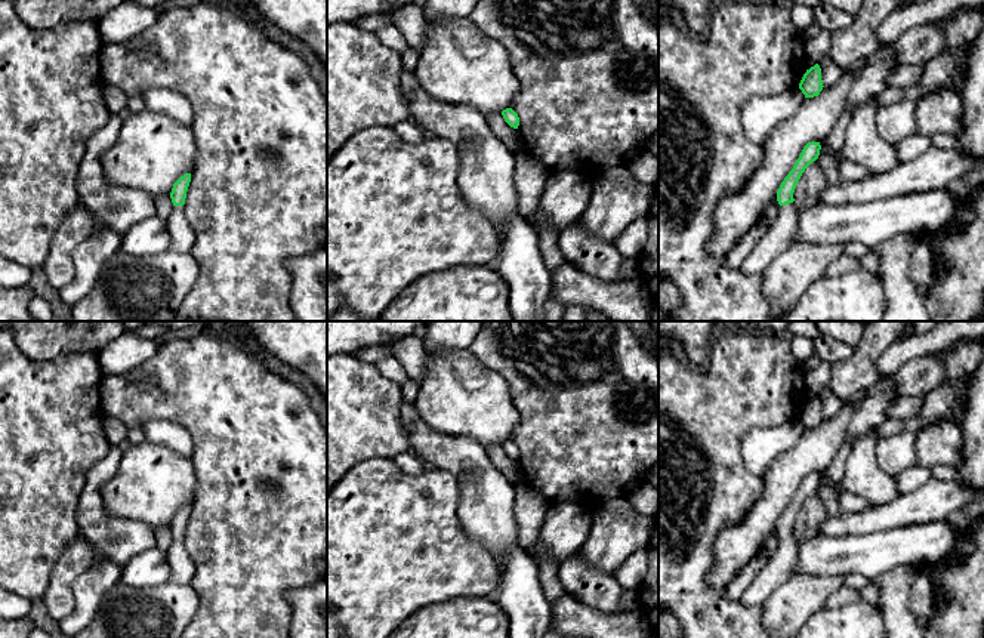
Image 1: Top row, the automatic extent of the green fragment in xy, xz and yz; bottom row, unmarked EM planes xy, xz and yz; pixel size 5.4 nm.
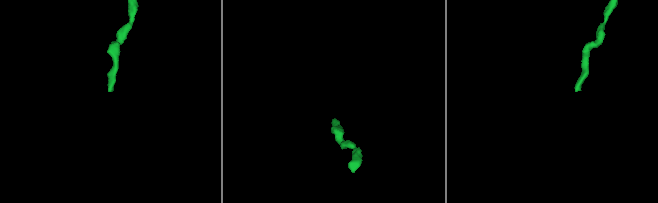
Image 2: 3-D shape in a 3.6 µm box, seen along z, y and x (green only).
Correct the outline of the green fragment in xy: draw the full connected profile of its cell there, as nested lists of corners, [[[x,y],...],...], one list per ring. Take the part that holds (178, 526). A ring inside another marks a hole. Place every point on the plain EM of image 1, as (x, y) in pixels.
[[[191,505],[181,508],[172,520],[170,530],[173,534],[173,543],[169,548],[167,560],[170,564],[170,579],[175,583],[191,583],[195,567],[189,554],[186,552],[182,537],[185,536],[186,523],[191,514]]]

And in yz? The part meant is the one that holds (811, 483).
[[[808,474],[793,500],[781,514],[777,523],[778,548],[743,592],[738,600],[743,605],[762,605],[780,585],[796,574],[799,542],[793,534],[793,524],[805,500],[818,490],[820,481],[820,474]]]

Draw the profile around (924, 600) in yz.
[[[944,560],[935,565],[920,567],[920,573],[917,574],[911,588],[909,607],[913,610],[923,629],[926,629],[938,601],[935,574],[943,563]]]

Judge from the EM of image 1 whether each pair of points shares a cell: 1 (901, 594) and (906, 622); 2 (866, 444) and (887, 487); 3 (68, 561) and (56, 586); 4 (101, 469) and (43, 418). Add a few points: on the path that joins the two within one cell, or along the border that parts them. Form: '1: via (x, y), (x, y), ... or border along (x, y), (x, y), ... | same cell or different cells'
1: via (901, 601), (901, 615) | same cell
2: via (866, 455), (866, 467), (876, 477) | same cell
3: via (68, 567), (61, 581) | same cell
4: border along (111, 444), (89, 471), (79, 495) | different cells

